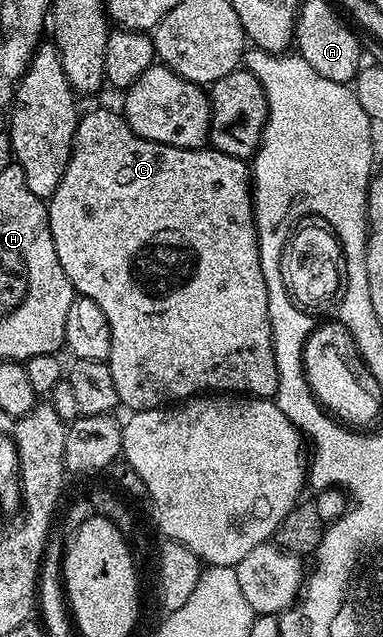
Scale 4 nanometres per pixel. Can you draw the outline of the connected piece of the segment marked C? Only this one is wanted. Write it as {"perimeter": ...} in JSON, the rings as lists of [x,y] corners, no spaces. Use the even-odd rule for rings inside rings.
{"perimeter":[[[92,110],[89,114],[81,113],[76,124],[76,135],[72,141],[72,158],[66,164],[66,172],[62,176],[62,184],[54,192],[52,198],[47,199],[48,219],[50,220],[50,236],[54,236],[54,252],[58,252],[58,260],[62,264],[62,272],[70,280],[73,291],[81,298],[94,300],[102,312],[106,312],[106,320],[110,324],[110,336],[112,337],[112,347],[107,356],[107,364],[110,372],[114,376],[114,388],[118,388],[120,406],[129,411],[137,410],[158,410],[167,407],[169,404],[180,404],[190,398],[203,395],[205,392],[223,392],[228,396],[247,396],[250,398],[275,399],[278,392],[278,364],[274,356],[274,344],[272,343],[272,325],[270,324],[270,312],[268,311],[268,293],[266,292],[266,276],[262,276],[262,264],[260,263],[260,241],[256,235],[256,208],[252,201],[252,176],[250,166],[245,159],[235,158],[229,154],[224,154],[215,148],[197,148],[187,150],[177,146],[167,146],[161,142],[151,142],[142,136],[135,134],[128,121],[124,119],[123,113],[112,110]]]}

